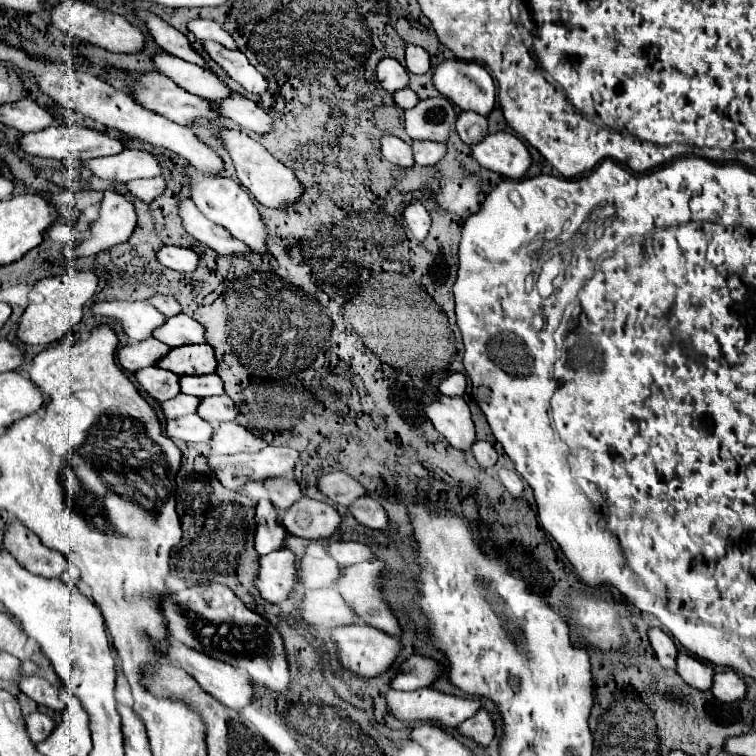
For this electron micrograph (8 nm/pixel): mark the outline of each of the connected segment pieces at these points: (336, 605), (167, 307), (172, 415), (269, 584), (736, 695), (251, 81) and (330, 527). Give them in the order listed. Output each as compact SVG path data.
M336 589L306 591L306 597L302 599L300 605L300 613L310 625L322 625L328 629L360 621L352 613L352 609L344 605L344 597L340 597Z
M154 295L152 299L148 299L156 309L160 309L160 313L164 313L166 317L174 317L176 313L182 311L182 305L174 299L174 297L166 297L166 295Z
M180 393L178 397L164 401L160 407L162 407L162 413L166 415L166 419L176 419L176 417L182 417L188 413L196 413L196 405L200 405L200 397L188 397L188 395Z
M276 549L260 557L256 587L270 603L282 603L298 585L298 557L288 549Z
M720 671L714 675L714 685L712 693L718 701L730 703L730 701L740 701L746 695L746 683L744 679L734 673L734 671Z
M206 41L204 49L208 51L208 55L214 63L218 63L234 81L238 81L242 85L242 89L246 89L250 93L258 93L258 95L266 93L266 89L268 89L266 79L256 71L254 65L248 63L244 53L230 51L224 45L214 43L214 41Z
M302 497L280 517L280 521L284 523L290 535L324 539L324 537L332 537L340 529L342 515L324 501Z

